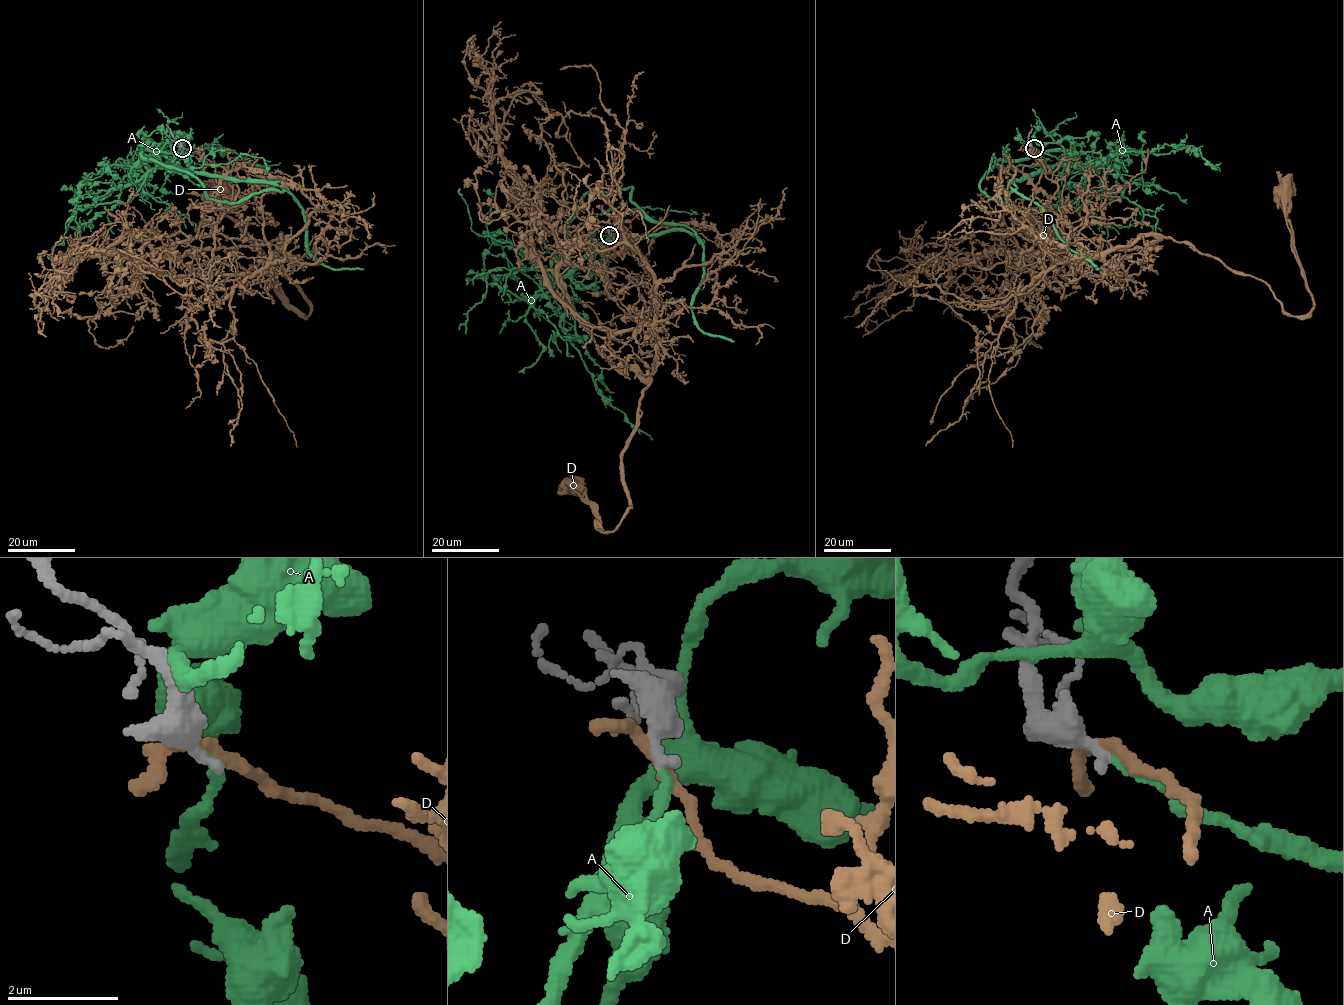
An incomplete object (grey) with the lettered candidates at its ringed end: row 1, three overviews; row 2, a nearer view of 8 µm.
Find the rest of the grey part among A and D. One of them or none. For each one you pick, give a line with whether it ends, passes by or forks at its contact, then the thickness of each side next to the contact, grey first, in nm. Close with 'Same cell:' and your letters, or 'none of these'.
A: it ends | 280/180 nm
Same cell: A

